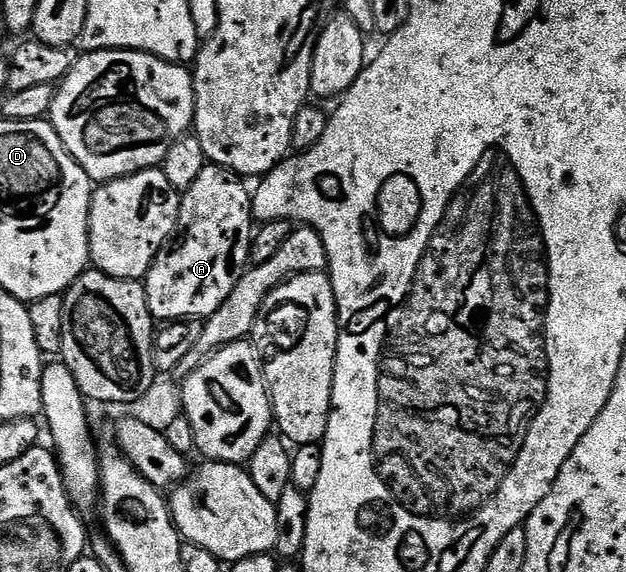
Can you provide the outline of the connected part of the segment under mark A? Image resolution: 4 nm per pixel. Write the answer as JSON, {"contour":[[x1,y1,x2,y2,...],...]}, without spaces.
{"contour":[[206,165,198,173,198,181,183,192,178,238,158,253,143,280,153,320,204,321,219,309,244,276,252,254,254,204,249,188,239,182,243,183,233,172]]}

